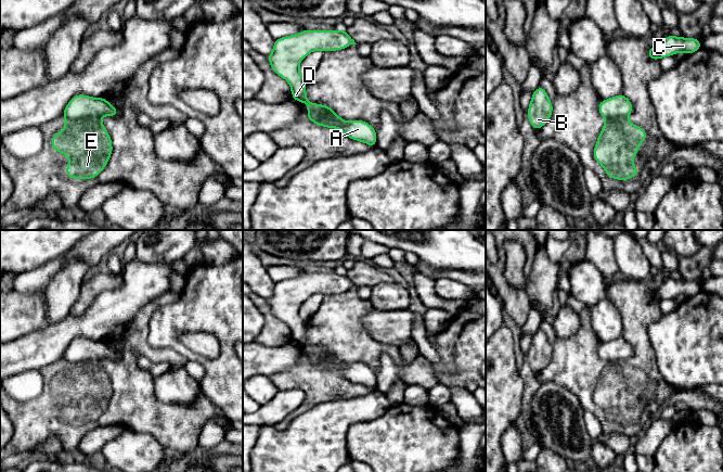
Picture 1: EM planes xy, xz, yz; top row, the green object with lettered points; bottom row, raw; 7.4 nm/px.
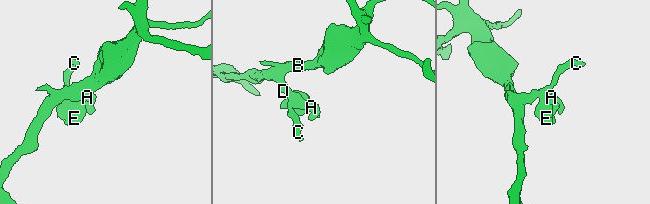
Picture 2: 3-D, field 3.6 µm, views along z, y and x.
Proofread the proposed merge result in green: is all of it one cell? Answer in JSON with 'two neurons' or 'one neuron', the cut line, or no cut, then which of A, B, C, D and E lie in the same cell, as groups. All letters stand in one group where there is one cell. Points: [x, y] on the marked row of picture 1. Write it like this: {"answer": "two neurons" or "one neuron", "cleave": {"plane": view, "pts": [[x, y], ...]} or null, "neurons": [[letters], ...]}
{"answer": "two neurons", "cleave": {"plane": "xy", "pts": [[98, 117], [72, 118], [67, 120]]}, "neurons": [["A", "B", "C", "D"], ["E"]]}

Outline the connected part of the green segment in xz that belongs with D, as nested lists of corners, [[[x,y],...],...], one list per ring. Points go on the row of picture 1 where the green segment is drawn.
[[[309,30],[276,38],[273,51],[267,55],[272,71],[284,78],[292,89],[292,99],[308,105],[307,119],[315,125],[335,114],[328,105],[309,102],[306,93],[306,78],[299,73],[300,62],[312,51],[323,52],[344,50],[348,46],[357,44],[349,34],[343,30]]]

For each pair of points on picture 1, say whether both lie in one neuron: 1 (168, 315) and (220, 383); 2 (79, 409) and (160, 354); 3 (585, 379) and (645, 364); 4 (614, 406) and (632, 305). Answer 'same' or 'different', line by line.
1: same
2: same
3: same
4: same

